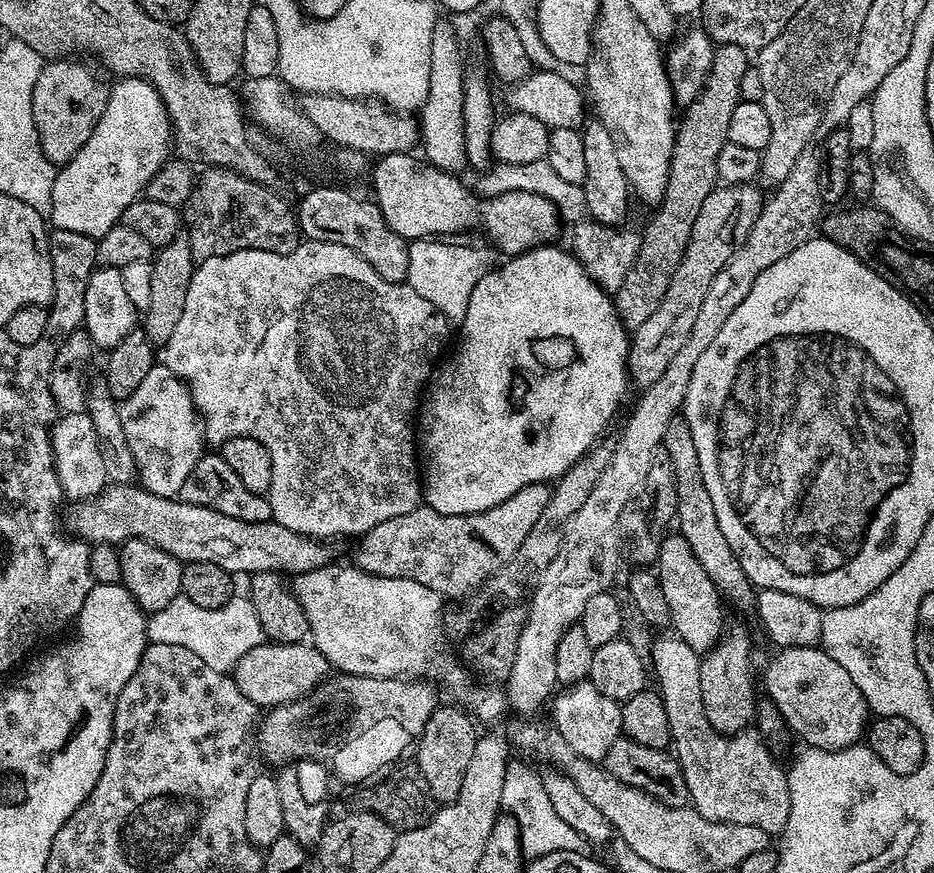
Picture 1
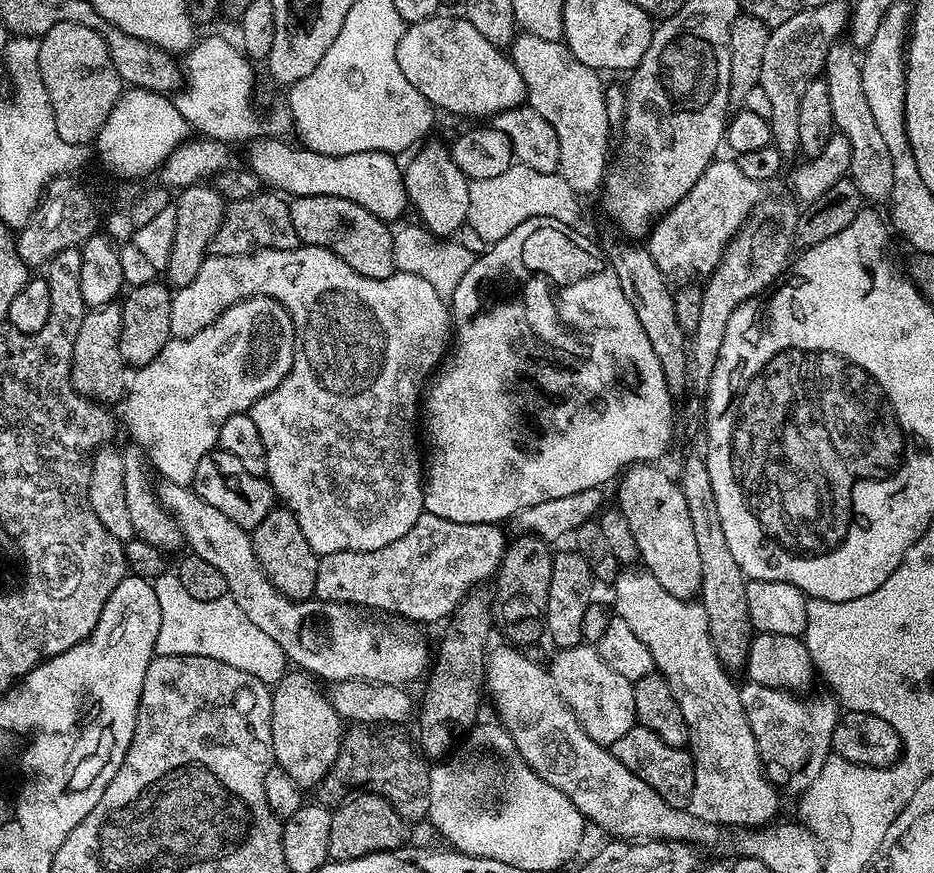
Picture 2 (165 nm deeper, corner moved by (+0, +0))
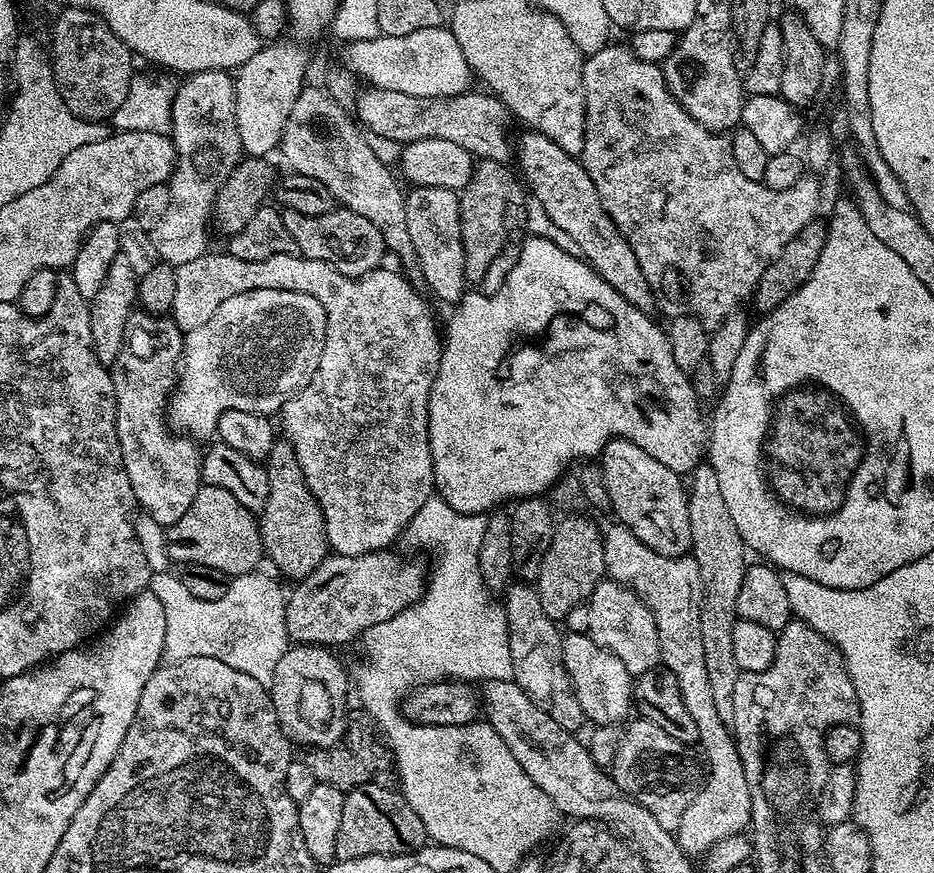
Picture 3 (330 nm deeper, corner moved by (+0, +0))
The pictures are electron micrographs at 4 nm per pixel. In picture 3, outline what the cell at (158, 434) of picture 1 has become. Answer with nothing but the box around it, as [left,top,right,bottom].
[166,288,326,438]

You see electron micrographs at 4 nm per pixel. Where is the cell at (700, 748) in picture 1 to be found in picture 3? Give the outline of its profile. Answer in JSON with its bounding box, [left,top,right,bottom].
[603,523,752,854]

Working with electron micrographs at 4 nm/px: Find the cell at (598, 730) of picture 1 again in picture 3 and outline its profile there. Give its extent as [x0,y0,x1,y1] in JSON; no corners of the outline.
[562,632,634,725]

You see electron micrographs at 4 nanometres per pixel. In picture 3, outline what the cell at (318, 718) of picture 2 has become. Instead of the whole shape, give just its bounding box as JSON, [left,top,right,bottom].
[270,644,350,749]

